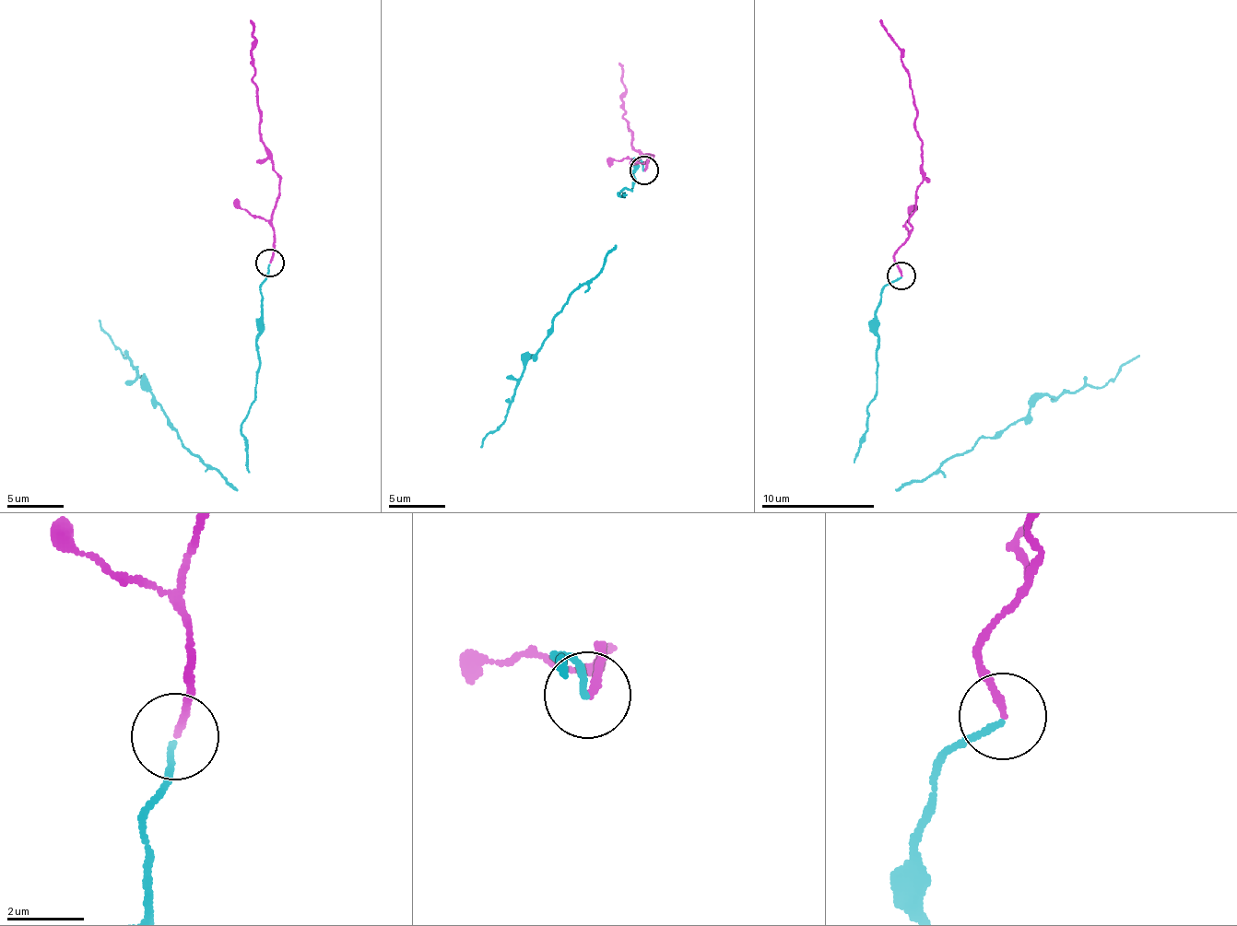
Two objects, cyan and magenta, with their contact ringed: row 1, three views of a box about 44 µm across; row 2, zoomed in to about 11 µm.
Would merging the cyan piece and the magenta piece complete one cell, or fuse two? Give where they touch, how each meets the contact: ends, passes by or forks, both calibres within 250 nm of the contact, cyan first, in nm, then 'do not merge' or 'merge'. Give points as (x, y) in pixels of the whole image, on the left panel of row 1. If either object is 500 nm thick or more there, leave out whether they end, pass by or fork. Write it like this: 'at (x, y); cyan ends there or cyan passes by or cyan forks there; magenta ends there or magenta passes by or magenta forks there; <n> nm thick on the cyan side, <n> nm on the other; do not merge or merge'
at (269, 263); cyan ends there; magenta ends there; 150 nm thick on the cyan side, 170 nm on the other; merge

